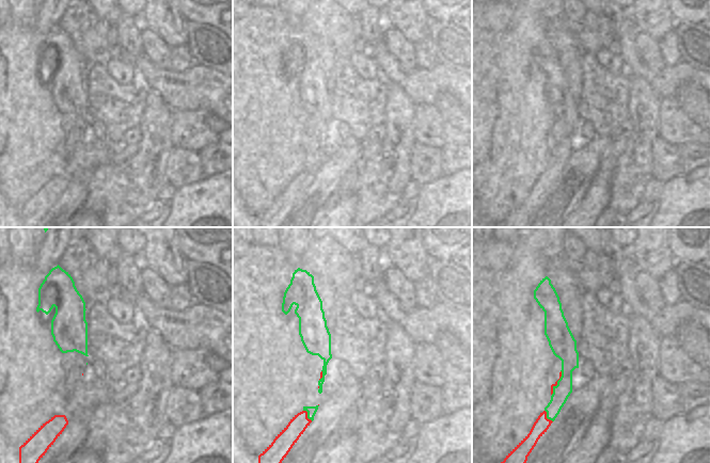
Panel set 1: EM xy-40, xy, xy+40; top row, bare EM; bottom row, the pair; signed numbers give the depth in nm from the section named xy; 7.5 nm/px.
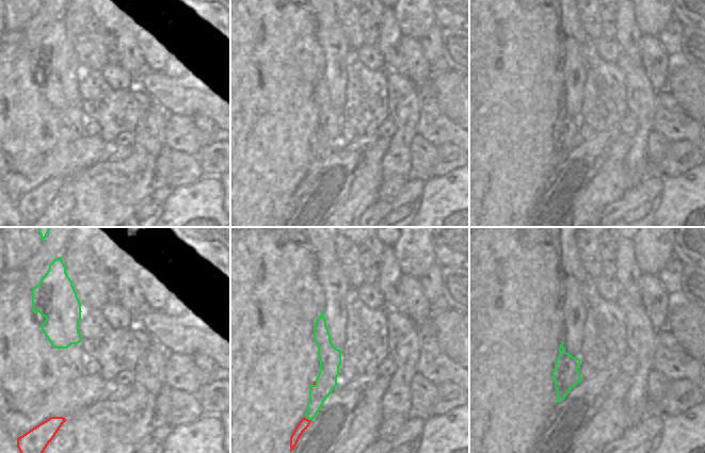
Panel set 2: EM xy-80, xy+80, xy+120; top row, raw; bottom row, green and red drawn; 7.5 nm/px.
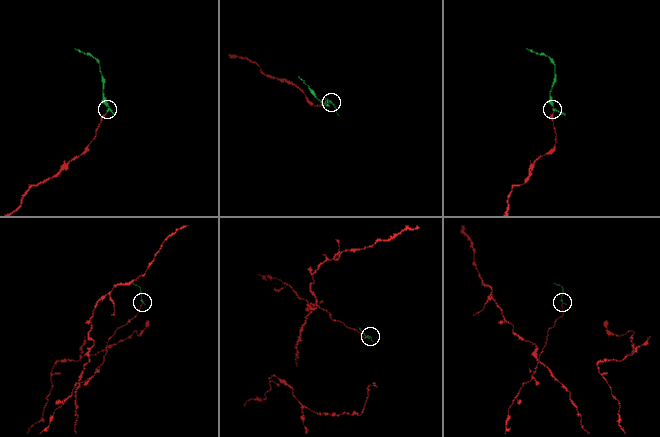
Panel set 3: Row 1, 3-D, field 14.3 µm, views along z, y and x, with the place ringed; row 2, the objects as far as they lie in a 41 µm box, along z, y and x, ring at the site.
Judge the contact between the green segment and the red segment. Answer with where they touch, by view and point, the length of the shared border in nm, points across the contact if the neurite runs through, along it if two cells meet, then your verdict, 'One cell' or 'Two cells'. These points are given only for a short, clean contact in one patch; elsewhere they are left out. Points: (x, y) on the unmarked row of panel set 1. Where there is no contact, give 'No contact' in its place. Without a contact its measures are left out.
Touches green at xy (308, 176). Shared border 110 nm. Two cells.

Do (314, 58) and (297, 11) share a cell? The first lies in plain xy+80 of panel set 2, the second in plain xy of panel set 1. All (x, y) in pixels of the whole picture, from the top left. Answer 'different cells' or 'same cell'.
different cells

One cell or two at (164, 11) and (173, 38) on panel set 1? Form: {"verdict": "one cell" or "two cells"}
{"verdict": "one cell"}

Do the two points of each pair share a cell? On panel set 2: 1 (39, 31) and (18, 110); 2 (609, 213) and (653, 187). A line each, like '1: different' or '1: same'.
1: different
2: same

